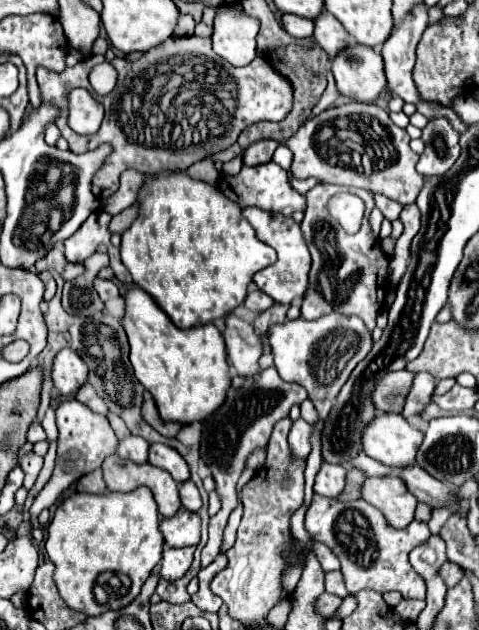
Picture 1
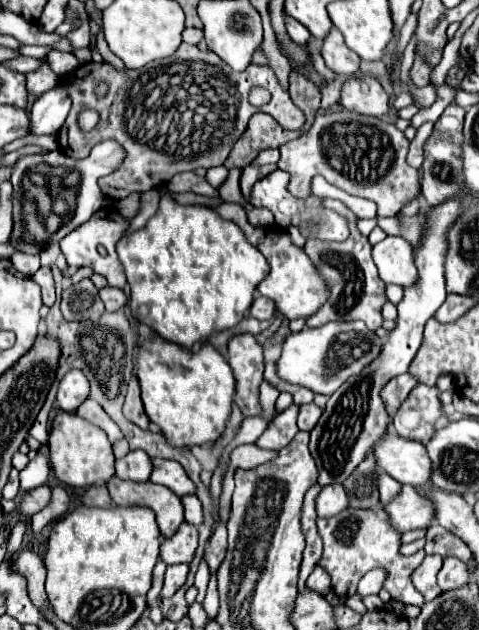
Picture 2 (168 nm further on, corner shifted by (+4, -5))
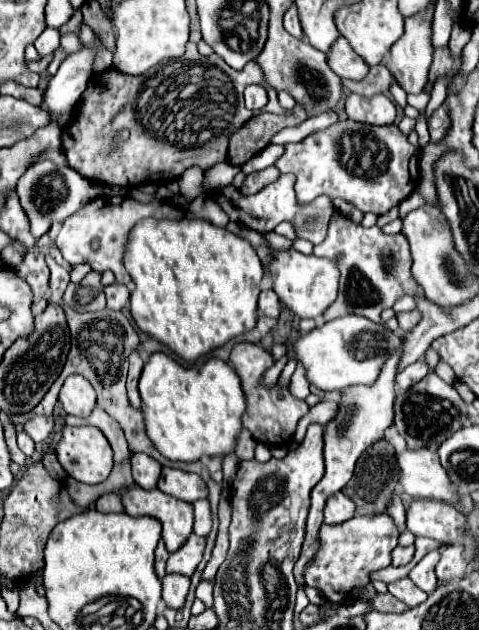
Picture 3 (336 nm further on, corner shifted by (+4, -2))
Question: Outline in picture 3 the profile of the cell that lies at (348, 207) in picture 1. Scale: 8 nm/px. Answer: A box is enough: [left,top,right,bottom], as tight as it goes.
[210,173,333,245]

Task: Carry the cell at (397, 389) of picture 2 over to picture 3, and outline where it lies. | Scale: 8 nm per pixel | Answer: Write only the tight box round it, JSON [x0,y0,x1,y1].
[395,361,429,395]

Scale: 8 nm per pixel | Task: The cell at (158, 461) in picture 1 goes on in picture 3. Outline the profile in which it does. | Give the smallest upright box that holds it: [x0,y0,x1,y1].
[157,467,207,503]

